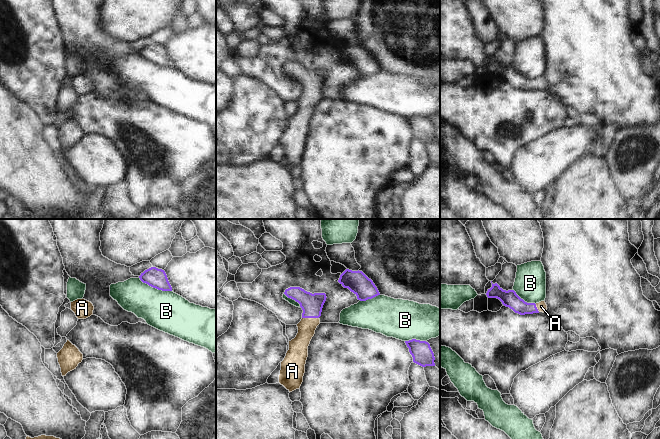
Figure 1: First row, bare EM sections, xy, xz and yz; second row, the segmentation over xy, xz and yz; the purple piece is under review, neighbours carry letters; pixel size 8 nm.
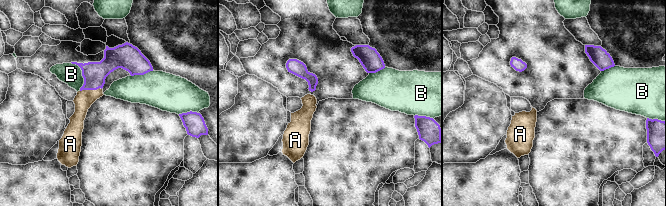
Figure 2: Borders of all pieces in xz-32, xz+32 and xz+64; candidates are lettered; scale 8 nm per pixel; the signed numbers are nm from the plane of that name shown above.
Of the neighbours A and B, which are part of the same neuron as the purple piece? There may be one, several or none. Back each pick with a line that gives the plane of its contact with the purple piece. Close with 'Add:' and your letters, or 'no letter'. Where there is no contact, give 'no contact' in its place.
A: xz
Add: A

